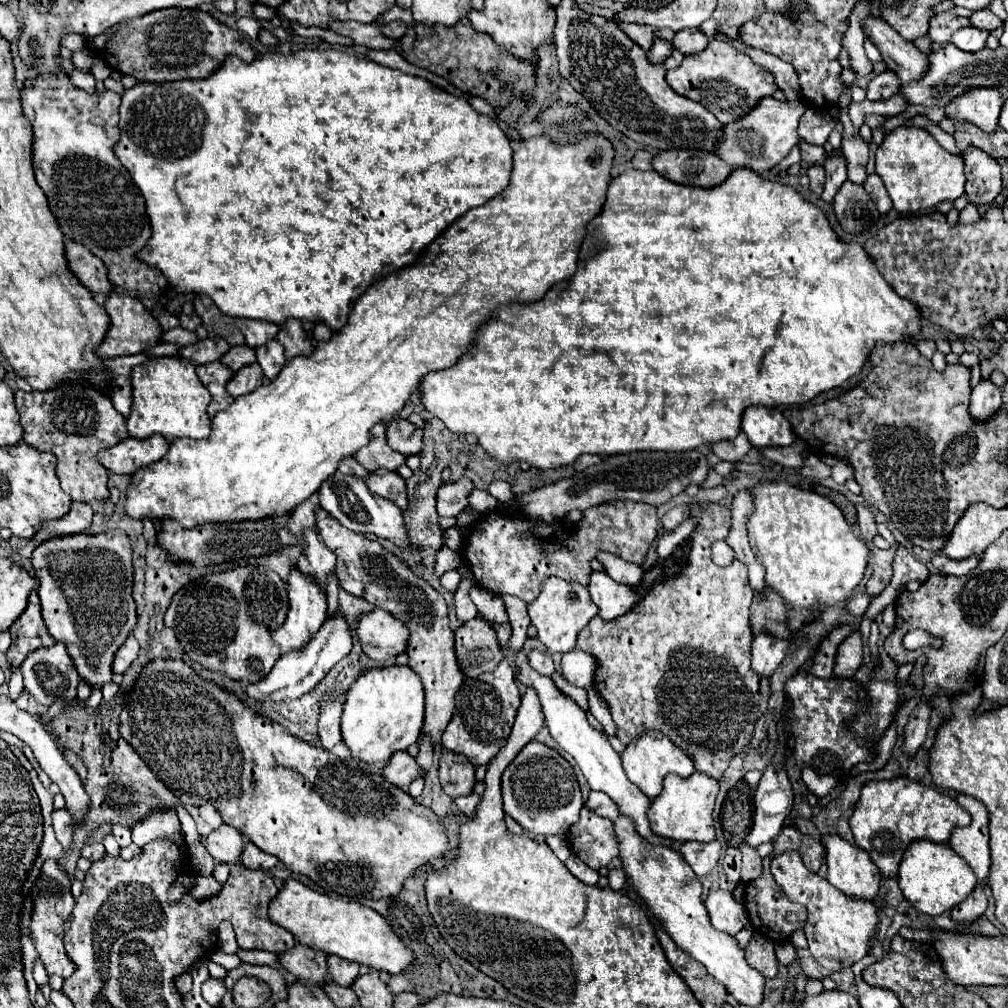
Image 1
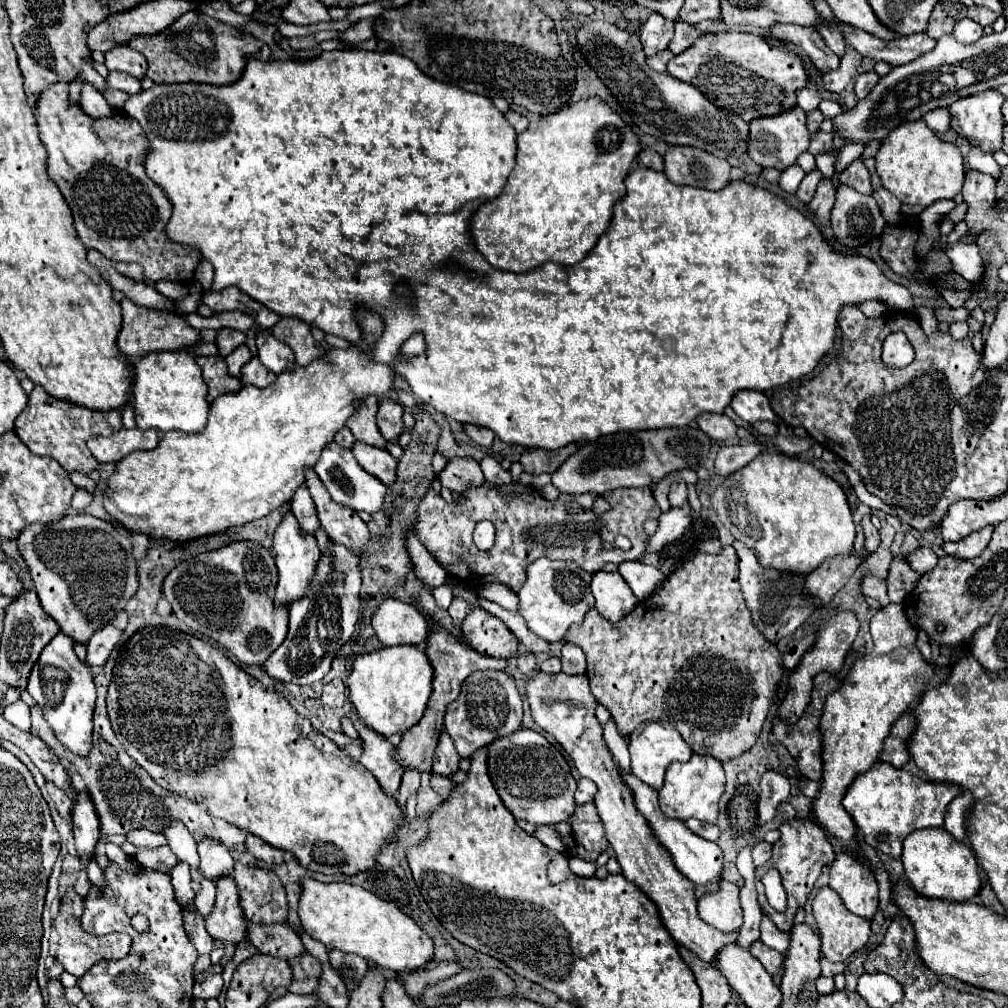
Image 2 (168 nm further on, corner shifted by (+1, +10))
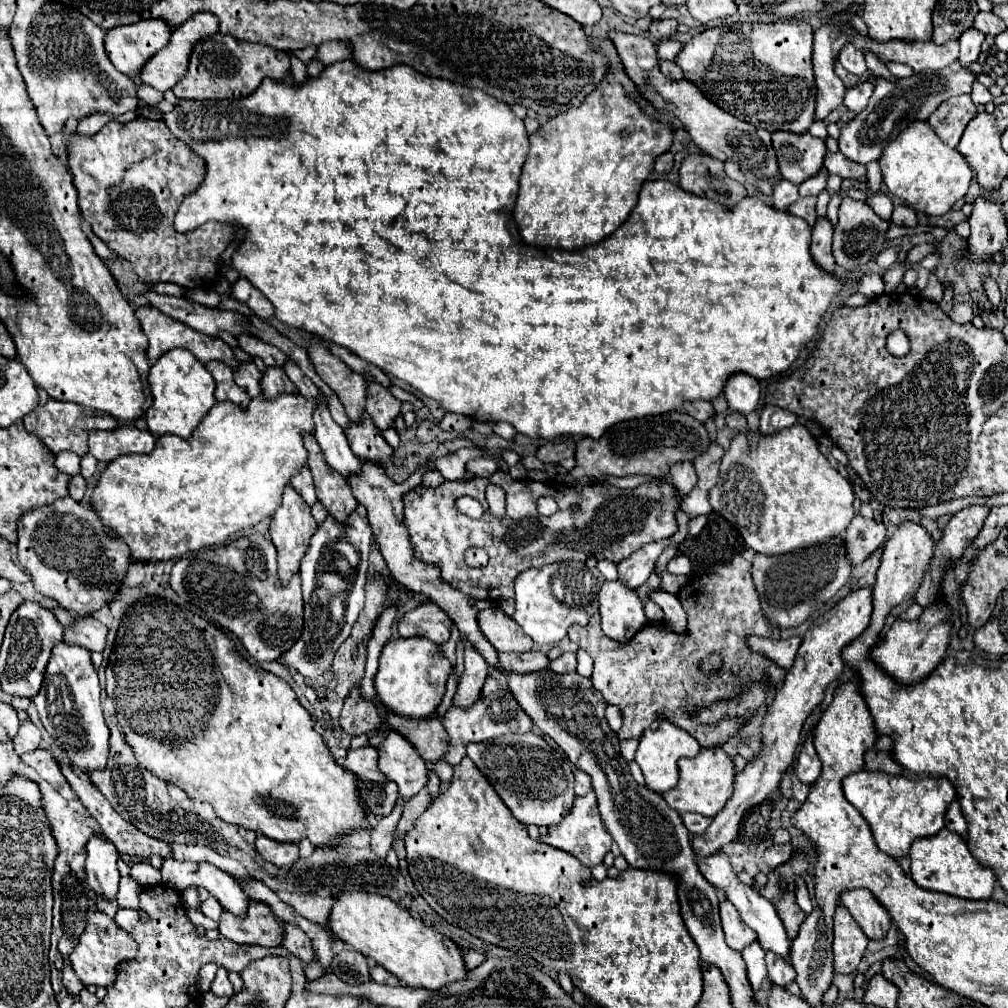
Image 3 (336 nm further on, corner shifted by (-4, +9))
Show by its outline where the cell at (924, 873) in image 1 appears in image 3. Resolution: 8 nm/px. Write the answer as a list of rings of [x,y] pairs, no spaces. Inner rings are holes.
[[[942,828],[932,838],[916,840],[910,848],[910,862],[912,880],[924,890],[944,892],[966,900],[988,900],[992,896],[996,882],[994,870],[986,868],[984,864],[978,864],[978,860],[970,854],[966,842],[946,828]]]

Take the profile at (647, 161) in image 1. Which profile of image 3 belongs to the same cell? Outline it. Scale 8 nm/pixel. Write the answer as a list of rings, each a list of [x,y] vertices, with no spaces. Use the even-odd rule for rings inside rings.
[[[666,152],[666,154],[662,154],[662,156],[656,160],[654,170],[656,170],[658,174],[666,174],[666,172],[672,170],[672,166],[674,166],[674,156],[672,156],[670,152]]]

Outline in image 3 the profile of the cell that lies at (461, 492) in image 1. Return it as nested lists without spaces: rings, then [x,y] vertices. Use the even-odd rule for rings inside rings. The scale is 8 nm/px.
[[[476,458],[476,460],[470,460],[466,470],[474,476],[490,476],[494,472],[498,472],[498,462],[494,458]]]

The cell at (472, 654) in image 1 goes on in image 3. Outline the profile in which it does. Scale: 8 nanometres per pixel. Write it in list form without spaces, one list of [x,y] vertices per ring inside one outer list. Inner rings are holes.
[[[500,608],[480,610],[478,624],[498,652],[528,652],[532,648],[532,638],[522,634],[522,628]]]

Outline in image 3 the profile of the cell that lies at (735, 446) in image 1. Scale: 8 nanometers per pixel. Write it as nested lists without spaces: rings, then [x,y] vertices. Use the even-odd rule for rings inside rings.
[[[686,402],[684,410],[690,416],[694,416],[696,420],[700,420],[700,422],[704,422],[710,416],[714,416],[714,410],[712,410],[712,404],[710,402]]]

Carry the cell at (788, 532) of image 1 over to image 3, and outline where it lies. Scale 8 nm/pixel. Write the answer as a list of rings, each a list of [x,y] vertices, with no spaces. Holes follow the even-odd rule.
[[[802,424],[788,426],[776,434],[764,436],[756,432],[740,432],[720,462],[720,478],[710,490],[710,504],[714,512],[734,524],[744,542],[760,554],[774,556],[802,546],[824,542],[826,538],[842,534],[854,518],[854,494],[850,482],[830,466],[828,458],[818,450],[816,438]]]

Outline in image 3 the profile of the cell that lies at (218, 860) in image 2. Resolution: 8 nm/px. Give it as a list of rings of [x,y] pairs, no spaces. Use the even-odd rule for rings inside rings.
[[[166,858],[160,872],[162,872],[162,884],[178,892],[188,886],[202,886],[220,902],[220,906],[226,912],[238,916],[246,914],[246,902],[250,900],[238,886],[238,882],[234,882],[230,874],[218,870],[208,862],[181,862],[174,858]]]

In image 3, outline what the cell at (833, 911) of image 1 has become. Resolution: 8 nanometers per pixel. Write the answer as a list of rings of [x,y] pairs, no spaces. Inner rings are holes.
[[[838,906],[834,914],[834,972],[854,972],[866,952],[866,946],[868,938],[862,934],[862,928],[844,906]]]

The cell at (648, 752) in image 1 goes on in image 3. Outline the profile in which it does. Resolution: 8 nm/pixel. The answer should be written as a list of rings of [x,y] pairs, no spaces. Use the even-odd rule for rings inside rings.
[[[662,720],[662,722],[654,722],[644,730],[634,760],[644,772],[646,786],[658,794],[664,794],[666,790],[674,788],[678,782],[678,760],[682,756],[696,756],[698,752],[700,752],[700,744],[686,730],[674,726],[668,720]]]

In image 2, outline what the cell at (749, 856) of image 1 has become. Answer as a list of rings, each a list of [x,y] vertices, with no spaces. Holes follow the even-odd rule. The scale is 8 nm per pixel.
[[[761,841],[753,847],[753,863],[755,867],[763,867],[771,859],[771,843]]]

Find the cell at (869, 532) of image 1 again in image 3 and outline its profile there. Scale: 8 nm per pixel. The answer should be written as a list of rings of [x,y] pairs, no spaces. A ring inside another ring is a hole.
[[[854,516],[846,530],[846,548],[852,564],[866,560],[886,540],[886,528],[882,522]]]

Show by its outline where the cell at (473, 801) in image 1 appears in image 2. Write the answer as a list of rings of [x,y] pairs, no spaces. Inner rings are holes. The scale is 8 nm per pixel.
[[[433,775],[433,777],[431,777],[431,787],[433,787],[433,789],[435,789],[443,799],[449,799],[449,795],[455,791],[457,783],[453,783],[453,781],[447,779],[447,777]]]

